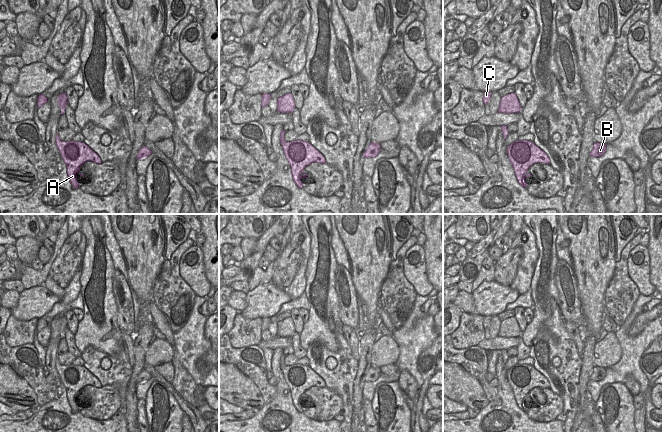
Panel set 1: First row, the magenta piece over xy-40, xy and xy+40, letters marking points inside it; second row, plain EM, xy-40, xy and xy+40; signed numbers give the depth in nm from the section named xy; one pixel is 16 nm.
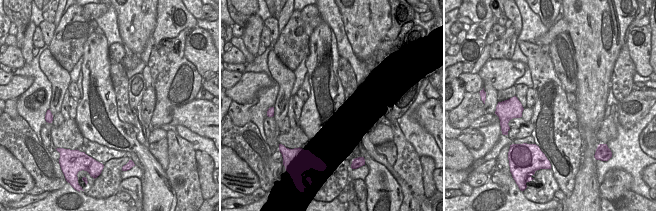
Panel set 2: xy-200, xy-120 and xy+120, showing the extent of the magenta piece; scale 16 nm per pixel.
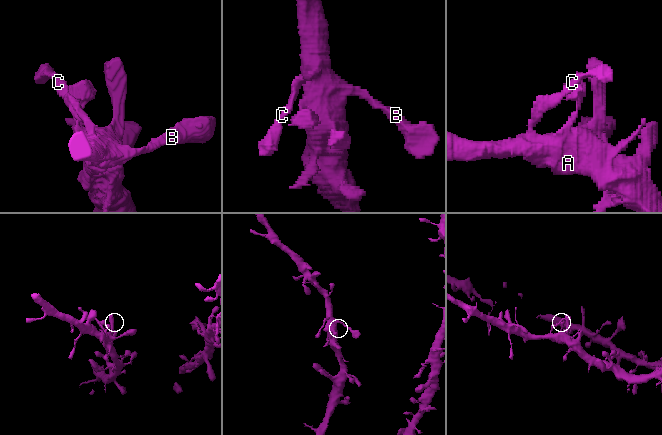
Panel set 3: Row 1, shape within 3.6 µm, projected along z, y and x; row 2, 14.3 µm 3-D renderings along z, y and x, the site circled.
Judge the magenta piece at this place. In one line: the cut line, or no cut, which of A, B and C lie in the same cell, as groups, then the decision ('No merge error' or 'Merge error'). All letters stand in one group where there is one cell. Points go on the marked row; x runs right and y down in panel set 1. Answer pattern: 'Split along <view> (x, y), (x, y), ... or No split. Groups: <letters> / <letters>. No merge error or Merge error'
No split. Groups: A B C. No merge error

